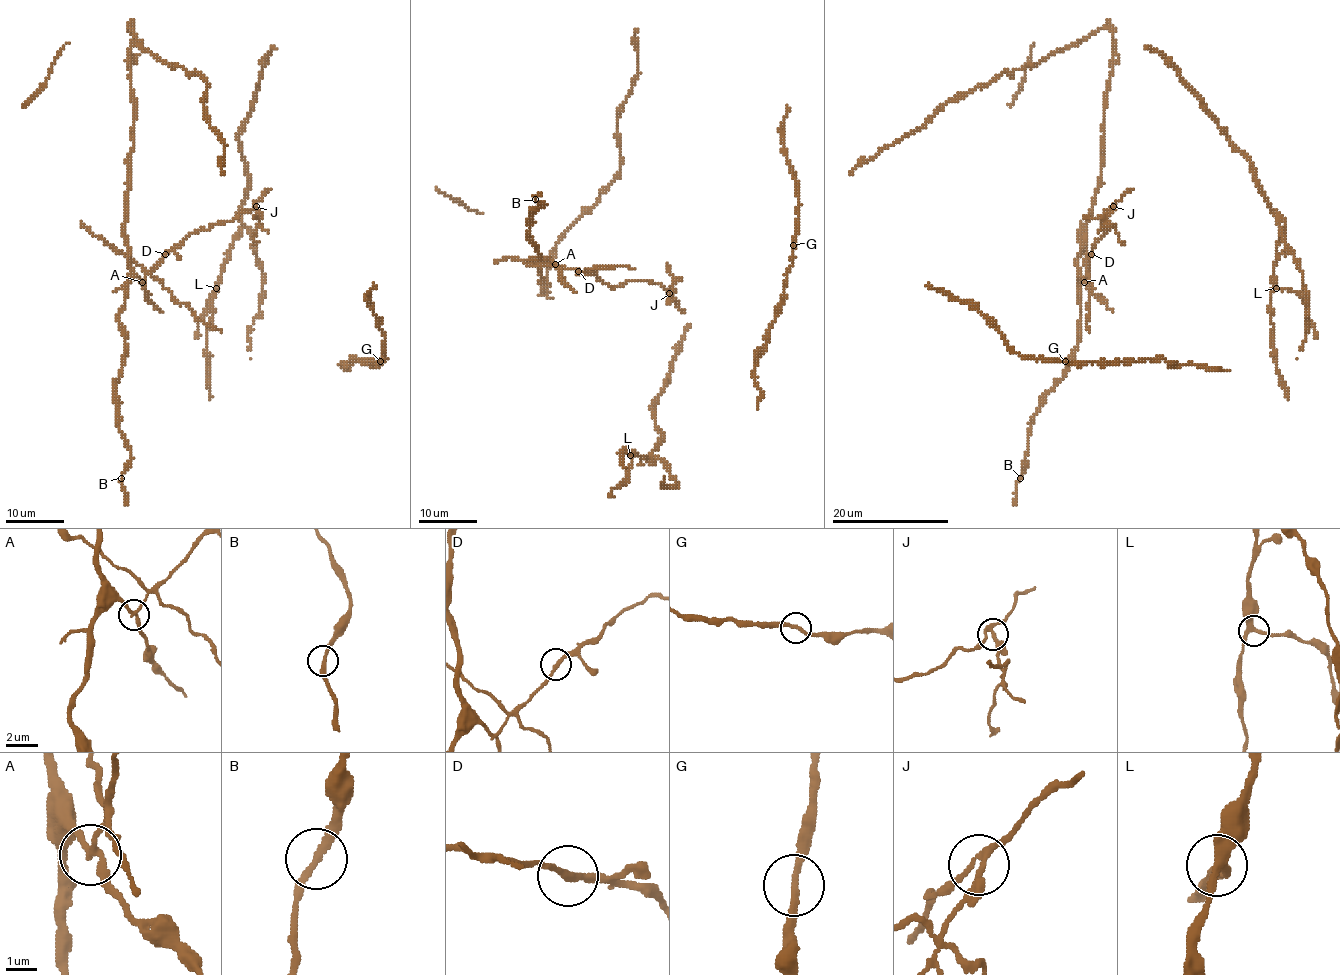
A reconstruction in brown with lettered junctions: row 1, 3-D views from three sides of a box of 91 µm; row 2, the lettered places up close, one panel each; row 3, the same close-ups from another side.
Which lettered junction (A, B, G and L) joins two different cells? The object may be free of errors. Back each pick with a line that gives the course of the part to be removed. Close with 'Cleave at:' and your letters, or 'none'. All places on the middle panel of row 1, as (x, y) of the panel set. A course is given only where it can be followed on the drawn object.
A: (555, 264), (593, 272), (618, 287), (646, 280), (659, 283), (668, 293), (672, 287), (668, 305)
Cleave at: A

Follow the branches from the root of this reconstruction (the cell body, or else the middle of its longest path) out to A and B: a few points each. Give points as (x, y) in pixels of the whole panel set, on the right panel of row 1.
A: (1134, 188), (1103, 212), (1100, 222), (1107, 231), (1093, 245), (1088, 275), (1084, 282)
B: (1134, 188), (1103, 212), (1107, 231), (1093, 245), (1088, 275), (1080, 280), (1078, 345), (1033, 418), (1020, 478)

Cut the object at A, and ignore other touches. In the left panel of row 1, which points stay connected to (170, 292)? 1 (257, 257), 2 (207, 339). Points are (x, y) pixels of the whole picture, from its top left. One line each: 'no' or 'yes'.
1: no
2: no

